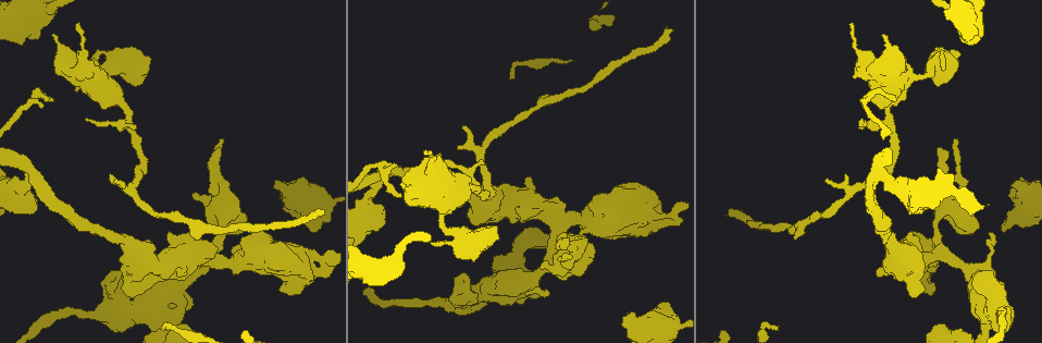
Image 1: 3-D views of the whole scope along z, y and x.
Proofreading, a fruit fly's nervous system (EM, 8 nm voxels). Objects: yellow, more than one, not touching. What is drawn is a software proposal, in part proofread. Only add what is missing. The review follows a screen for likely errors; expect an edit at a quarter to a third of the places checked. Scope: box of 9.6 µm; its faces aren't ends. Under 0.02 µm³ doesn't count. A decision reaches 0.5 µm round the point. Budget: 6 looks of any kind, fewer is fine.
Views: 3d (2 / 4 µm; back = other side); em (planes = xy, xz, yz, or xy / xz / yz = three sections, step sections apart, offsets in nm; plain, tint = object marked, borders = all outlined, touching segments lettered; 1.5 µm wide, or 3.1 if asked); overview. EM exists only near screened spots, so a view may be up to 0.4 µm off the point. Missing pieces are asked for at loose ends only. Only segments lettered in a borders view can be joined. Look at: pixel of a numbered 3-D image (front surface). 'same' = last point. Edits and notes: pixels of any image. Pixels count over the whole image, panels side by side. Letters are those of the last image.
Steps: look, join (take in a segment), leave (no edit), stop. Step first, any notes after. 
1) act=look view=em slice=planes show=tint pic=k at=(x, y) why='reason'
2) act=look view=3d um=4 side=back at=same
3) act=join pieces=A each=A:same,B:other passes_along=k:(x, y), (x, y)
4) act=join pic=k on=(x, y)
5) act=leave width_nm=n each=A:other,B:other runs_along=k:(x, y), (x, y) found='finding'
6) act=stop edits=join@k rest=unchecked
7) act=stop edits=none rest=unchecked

act=look view=em slice=xy step=8 show=tint pic=1 at=(319, 226) why='an open end'

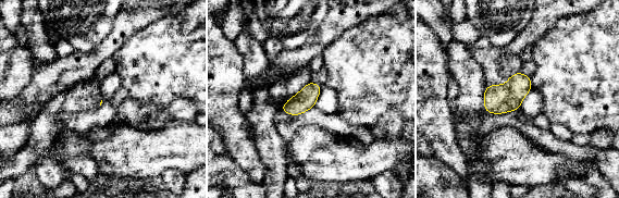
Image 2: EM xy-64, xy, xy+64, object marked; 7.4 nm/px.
act=look view=em slice=planes show=borders at=same

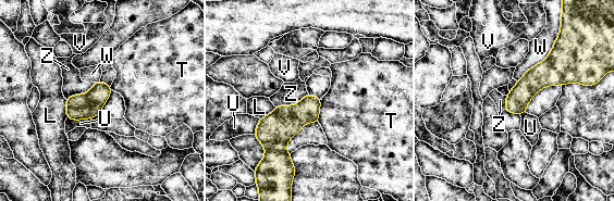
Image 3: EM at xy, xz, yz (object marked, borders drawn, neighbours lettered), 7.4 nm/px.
act=leave longest_contact=W:460nm each=L:other,T:other,U:other,V:other,W:other,Z:other found='no lettered segment goes on from it'

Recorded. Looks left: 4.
act=look view=em slice=yz step=8 show=tint pic=1 at=(476, 294) why='thick end'

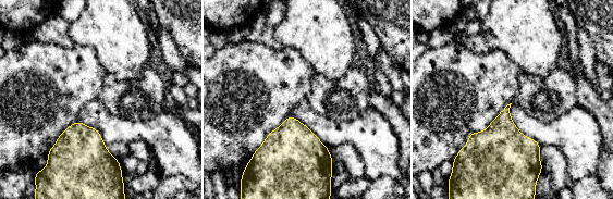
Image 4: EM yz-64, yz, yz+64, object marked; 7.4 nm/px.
act=look view=em slice=planes show=borders at=same why='cut it another way'

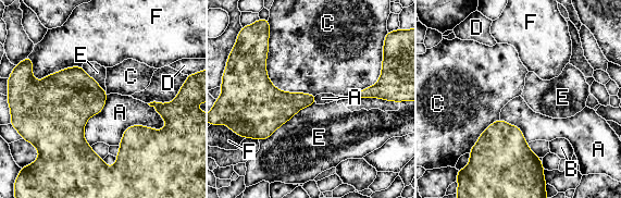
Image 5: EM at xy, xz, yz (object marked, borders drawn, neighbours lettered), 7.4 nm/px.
act=leave each=A:other,B:other,C:other,D:other,E:other,F:other border=5:(165, 120), (118, 145) found='no lettered segment goes on from it'

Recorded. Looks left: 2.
act=look view=3d um=4 pic=1 at=(378, 211) why='free end'

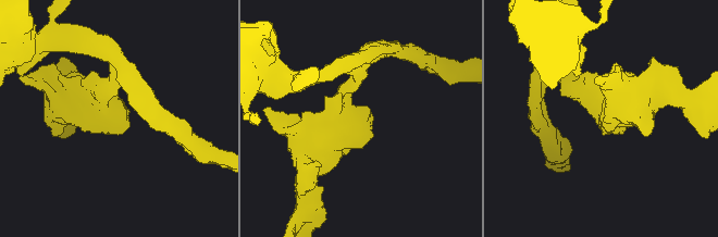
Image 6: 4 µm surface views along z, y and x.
act=look view=em slice=xz step=8 show=borders pic=6 at=(603, 134)

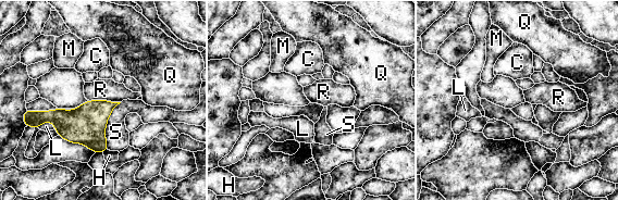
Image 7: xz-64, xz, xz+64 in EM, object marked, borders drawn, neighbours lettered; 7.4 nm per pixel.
act=leave longest_contact=S:360nm each=C:other,H:other,L:other,M:other,Q:other,R:other,S:other found='none of them fits'

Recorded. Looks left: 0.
act=stop edits=none rest=unchecked

